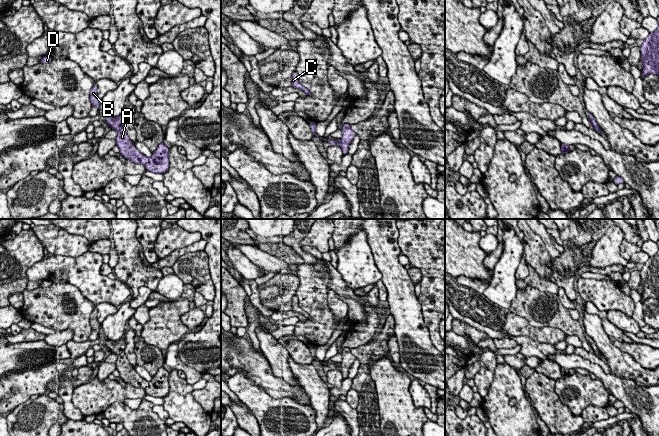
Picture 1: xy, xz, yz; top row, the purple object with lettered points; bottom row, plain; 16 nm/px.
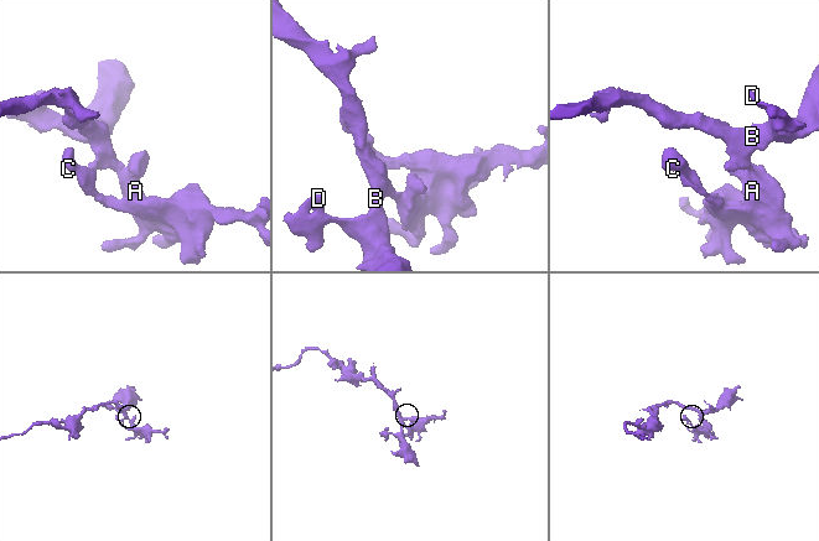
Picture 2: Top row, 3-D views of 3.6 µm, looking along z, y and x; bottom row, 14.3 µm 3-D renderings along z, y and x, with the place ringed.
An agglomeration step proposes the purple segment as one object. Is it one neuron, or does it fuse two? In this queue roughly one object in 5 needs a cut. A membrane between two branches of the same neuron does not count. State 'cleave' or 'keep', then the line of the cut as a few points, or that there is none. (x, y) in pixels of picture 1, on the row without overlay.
keep; no cut

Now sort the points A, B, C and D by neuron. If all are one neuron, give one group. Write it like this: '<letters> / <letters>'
A B C D

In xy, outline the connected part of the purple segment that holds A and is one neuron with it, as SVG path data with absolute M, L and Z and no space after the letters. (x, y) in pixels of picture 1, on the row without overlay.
M124 338L119 339L116 342L106 339L107 344L111 353L117 355L116 370L120 373L120 378L131 384L136 388L143 388L147 395L153 397L163 398L169 393L169 372L163 368L159 368L157 373L153 376L151 381L146 381L137 372L134 374L134 369L128 359L125 356L126 342Z

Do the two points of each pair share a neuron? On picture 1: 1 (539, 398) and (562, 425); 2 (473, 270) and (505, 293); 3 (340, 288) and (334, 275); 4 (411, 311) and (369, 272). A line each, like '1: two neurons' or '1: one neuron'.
1: one neuron
2: two neurons
3: one neuron
4: two neurons

